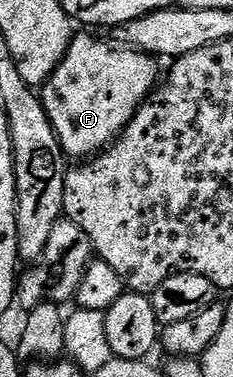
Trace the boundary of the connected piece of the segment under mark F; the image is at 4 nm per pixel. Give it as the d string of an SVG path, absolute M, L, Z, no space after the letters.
M73 36L62 63L42 87L46 115L64 148L65 158L91 159L103 153L158 84L161 73L157 58L109 41Z

